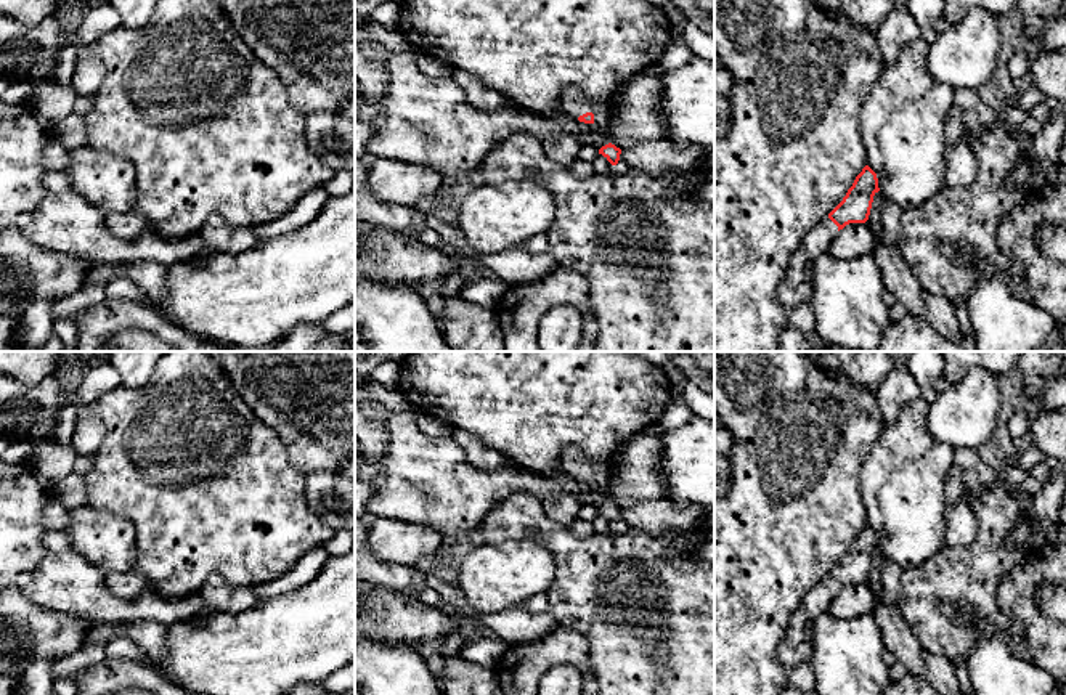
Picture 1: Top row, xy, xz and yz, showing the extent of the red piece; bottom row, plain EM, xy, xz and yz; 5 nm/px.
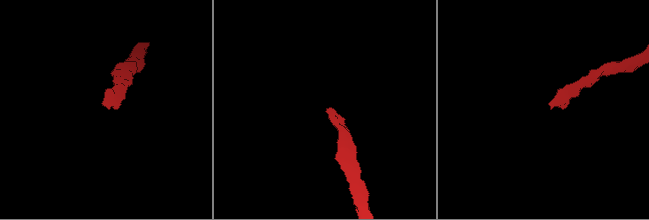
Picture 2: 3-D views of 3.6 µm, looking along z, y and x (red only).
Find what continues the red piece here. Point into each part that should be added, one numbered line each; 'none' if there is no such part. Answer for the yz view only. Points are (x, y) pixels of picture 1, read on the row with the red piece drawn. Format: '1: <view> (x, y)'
1: yz (797, 286)

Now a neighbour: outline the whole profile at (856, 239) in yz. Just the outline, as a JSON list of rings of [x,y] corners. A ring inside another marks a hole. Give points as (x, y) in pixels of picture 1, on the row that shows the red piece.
[[[849,223],[828,246],[828,252],[841,260],[852,260],[873,252],[875,238],[865,223]]]

